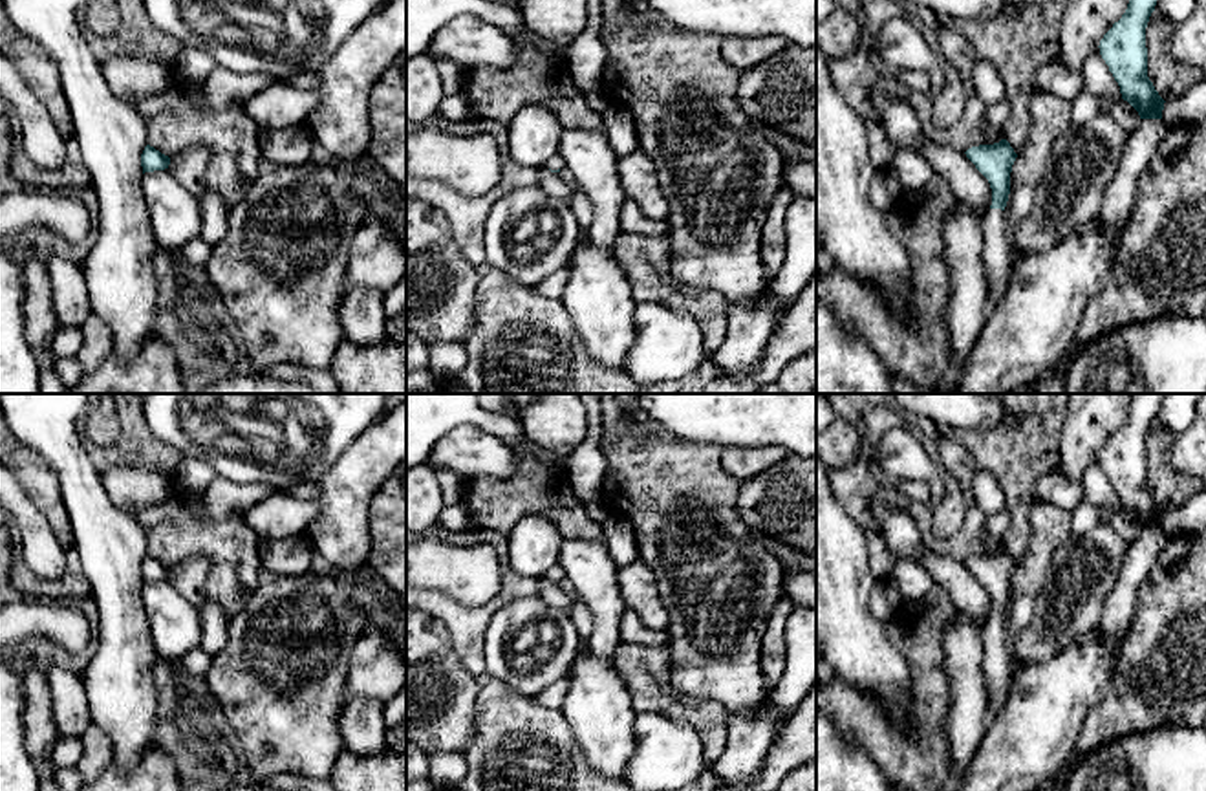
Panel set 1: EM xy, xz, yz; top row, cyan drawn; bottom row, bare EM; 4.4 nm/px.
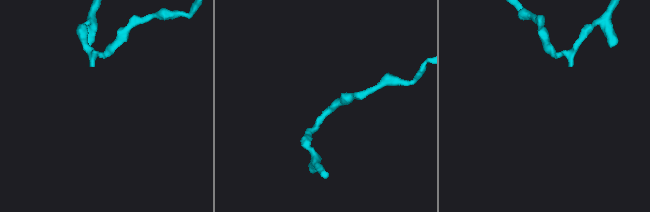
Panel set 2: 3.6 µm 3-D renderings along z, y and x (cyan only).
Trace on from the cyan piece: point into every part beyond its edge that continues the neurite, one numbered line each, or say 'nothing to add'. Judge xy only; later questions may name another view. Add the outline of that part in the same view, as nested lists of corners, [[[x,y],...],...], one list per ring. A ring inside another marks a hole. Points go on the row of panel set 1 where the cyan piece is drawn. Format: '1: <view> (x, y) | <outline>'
nothing to add

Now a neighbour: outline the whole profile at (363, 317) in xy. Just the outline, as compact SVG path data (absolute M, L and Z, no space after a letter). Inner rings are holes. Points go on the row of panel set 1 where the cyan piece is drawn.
M353 287L342 297L340 324L344 339L361 346L379 344L388 339L386 322L384 293Z

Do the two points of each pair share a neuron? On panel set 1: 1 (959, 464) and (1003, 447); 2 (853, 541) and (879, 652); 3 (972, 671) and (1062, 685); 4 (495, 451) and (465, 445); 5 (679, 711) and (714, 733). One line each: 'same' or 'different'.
1: different
2: same
3: different
4: same
5: same

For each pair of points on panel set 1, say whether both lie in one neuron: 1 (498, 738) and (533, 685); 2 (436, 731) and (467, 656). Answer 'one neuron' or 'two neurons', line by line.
1: two neurons
2: two neurons

